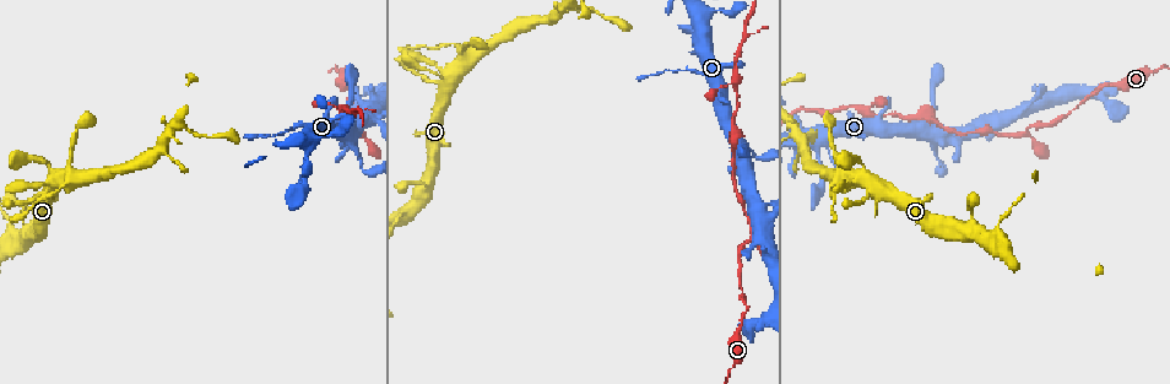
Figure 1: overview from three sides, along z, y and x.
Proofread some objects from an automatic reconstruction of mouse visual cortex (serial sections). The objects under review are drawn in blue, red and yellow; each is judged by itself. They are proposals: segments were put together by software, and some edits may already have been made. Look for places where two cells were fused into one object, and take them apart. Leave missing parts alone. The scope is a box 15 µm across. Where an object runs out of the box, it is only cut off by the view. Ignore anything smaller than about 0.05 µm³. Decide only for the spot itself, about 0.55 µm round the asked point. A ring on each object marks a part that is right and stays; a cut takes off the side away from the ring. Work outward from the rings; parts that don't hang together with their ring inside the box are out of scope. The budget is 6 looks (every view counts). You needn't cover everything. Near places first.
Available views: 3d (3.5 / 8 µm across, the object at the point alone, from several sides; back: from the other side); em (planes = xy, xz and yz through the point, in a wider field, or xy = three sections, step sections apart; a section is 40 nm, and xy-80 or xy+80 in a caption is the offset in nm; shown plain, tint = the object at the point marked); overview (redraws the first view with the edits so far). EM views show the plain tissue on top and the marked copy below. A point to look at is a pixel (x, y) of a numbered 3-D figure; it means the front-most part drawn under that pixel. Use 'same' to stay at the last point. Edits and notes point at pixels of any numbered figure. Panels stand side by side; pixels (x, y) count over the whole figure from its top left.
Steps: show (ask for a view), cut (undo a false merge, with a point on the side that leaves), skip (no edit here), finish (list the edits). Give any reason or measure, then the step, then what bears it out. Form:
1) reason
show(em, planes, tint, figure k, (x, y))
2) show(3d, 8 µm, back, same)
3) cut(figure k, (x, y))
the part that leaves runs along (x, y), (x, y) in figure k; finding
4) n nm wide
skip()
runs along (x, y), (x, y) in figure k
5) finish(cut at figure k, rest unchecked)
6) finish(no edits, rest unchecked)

thick turns thin
show(em, xy, step 2, tint, figure 1, (456, 45))

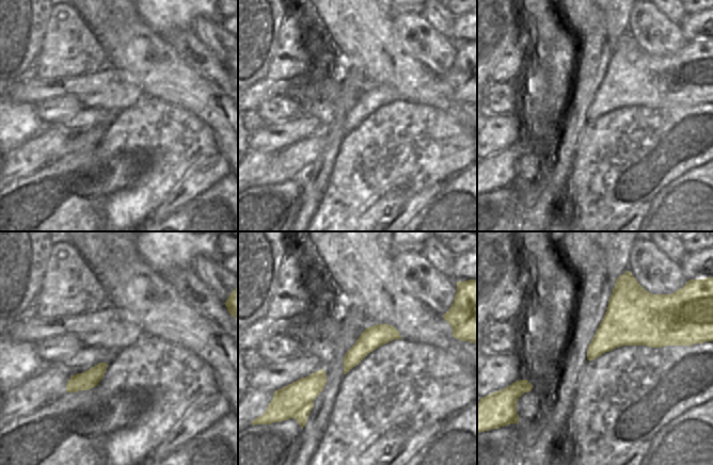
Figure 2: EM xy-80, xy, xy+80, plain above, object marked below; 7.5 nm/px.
wider look
show(3d, 3.5 µm, same)

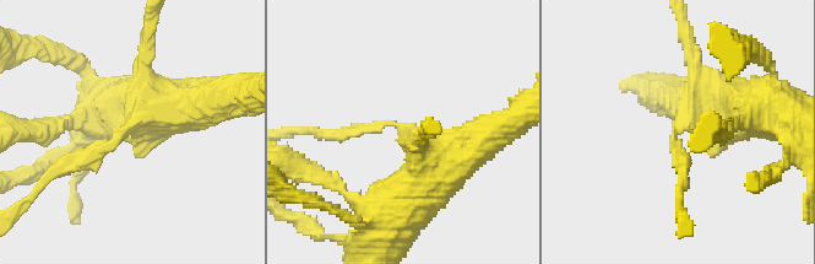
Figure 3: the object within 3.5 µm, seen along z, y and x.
160 nm wide
skip()
runs along (397, 336), (375, 336), (346, 368) in figure 2; all the same cell

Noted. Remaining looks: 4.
three arms meet
show(3d, 3.5 µm, back, figure 1, (363, 133))

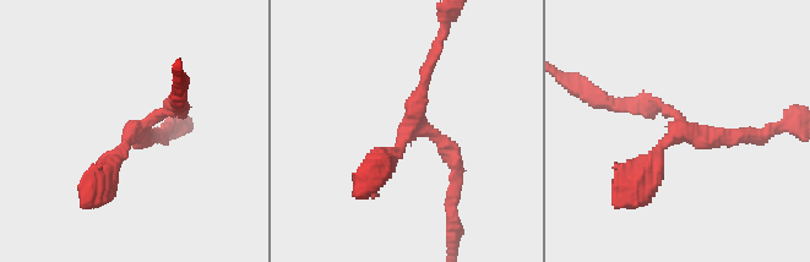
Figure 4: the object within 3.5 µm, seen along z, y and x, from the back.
3 arms; arms of 200, 200, 250 nm
show(em, xy, step 3, tint, figure 4, (686, 127))

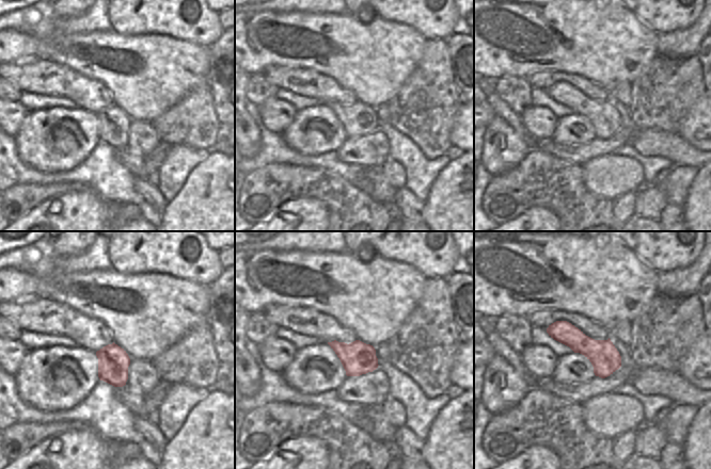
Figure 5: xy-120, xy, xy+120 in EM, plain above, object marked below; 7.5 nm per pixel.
skip()
runs along (551, 327), (618, 364) in figure 5; all the same cell

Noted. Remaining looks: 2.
looks like a crossing
show(3d, 3.5 µm, figure 1, (931, 122))

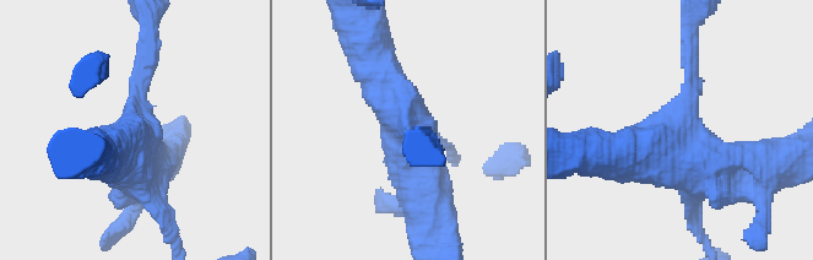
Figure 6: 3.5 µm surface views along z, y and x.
show(em, xy, step 1, tint, figure 6, (412, 128))

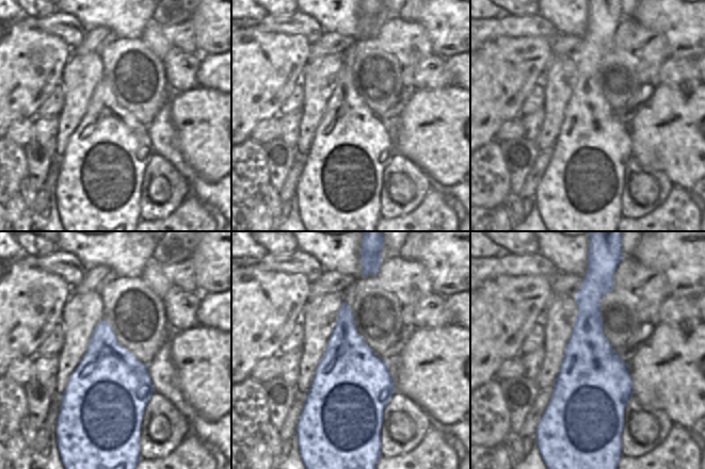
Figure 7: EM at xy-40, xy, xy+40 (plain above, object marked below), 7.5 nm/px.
skip()
one cell here

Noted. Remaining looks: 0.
finish(no edits, rest unchecked)

